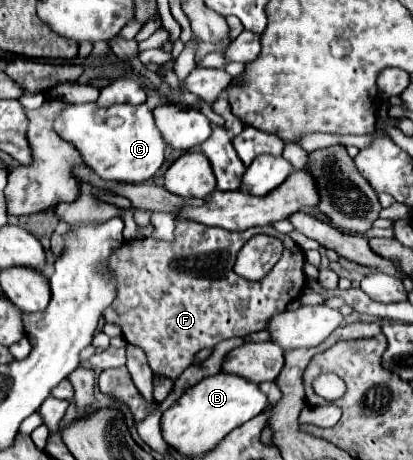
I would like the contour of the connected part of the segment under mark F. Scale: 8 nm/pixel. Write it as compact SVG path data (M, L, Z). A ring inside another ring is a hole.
M177 219L177 221L175 221L175 237L173 237L173 241L161 241L161 239L159 239L159 241L157 241L157 239L133 239L133 241L125 241L123 247L117 247L117 249L111 253L111 257L107 259L107 271L109 271L109 273L115 277L115 281L117 281L117 297L115 297L115 301L111 303L111 307L107 307L107 309L103 311L103 319L105 319L107 323L119 325L121 331L123 331L125 341L127 341L127 343L133 343L133 345L137 345L137 347L141 347L141 349L145 351L153 373L165 375L165 377L169 377L169 379L177 379L177 377L193 363L195 355L197 355L203 347L213 349L217 343L221 343L221 341L225 341L225 339L245 337L245 335L249 335L249 333L261 331L261 329L265 329L265 323L267 323L269 317L273 317L275 313L285 311L287 305L289 305L289 301L291 301L291 299L297 299L297 297L303 293L303 289L305 289L305 283L307 283L307 281L305 281L305 273L303 273L303 263L305 263L305 253L303 253L303 249L301 249L289 235L277 233L277 229L273 229L271 225L251 227L251 229L247 229L247 231L227 231L227 229L221 229L221 227L207 227L207 225L197 223L197 221L191 221L191 219ZM257 233L269 233L269 235L273 235L273 237L279 237L281 241L285 241L285 251L283 251L283 257L279 259L279 263L277 263L263 279L259 279L259 281L247 281L247 279L239 277L239 275L233 271L233 265L235 265L235 259L237 259L239 249L247 243L247 239L255 237Z

